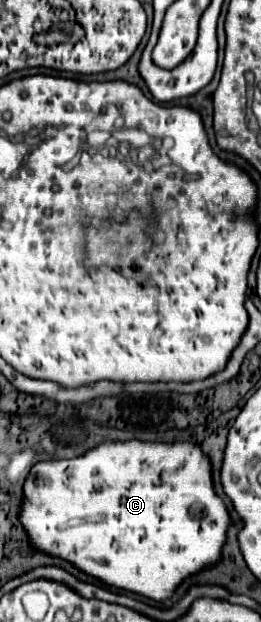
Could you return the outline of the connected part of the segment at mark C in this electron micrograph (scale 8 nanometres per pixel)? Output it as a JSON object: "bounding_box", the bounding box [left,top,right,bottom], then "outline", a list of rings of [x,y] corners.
{"bounding_box":[20,440,230,600],"outline":[[[130,440],[130,442],[104,442],[92,450],[88,450],[80,458],[72,460],[58,460],[58,462],[40,462],[32,468],[32,474],[28,476],[28,482],[24,484],[24,506],[20,512],[20,522],[28,530],[32,546],[38,550],[44,550],[52,556],[60,556],[68,562],[72,562],[76,568],[84,570],[90,576],[100,578],[108,586],[124,588],[142,596],[148,596],[152,600],[166,600],[172,596],[176,586],[190,574],[214,564],[220,558],[222,546],[226,542],[226,530],[230,524],[228,510],[224,502],[214,494],[212,488],[212,468],[210,460],[202,454],[202,450],[194,444],[188,442],[176,442],[176,444],[158,444],[158,442],[140,442],[140,440]]]}

